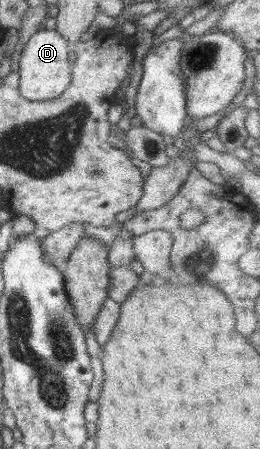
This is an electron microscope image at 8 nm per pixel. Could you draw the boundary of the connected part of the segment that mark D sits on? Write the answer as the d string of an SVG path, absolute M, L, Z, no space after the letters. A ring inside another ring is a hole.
M40 29L30 36L19 59L18 88L30 101L46 101L58 97L71 82L68 52L71 46L56 30Z

